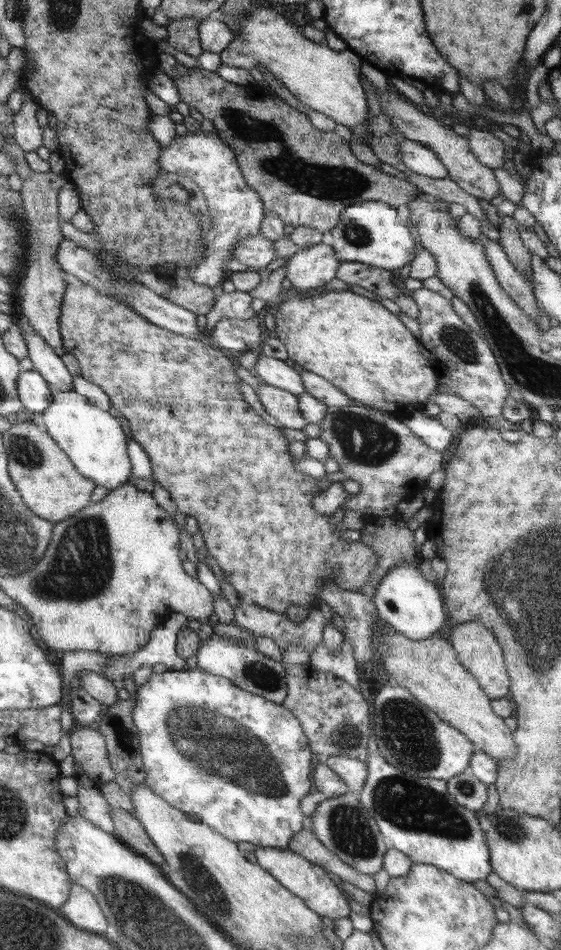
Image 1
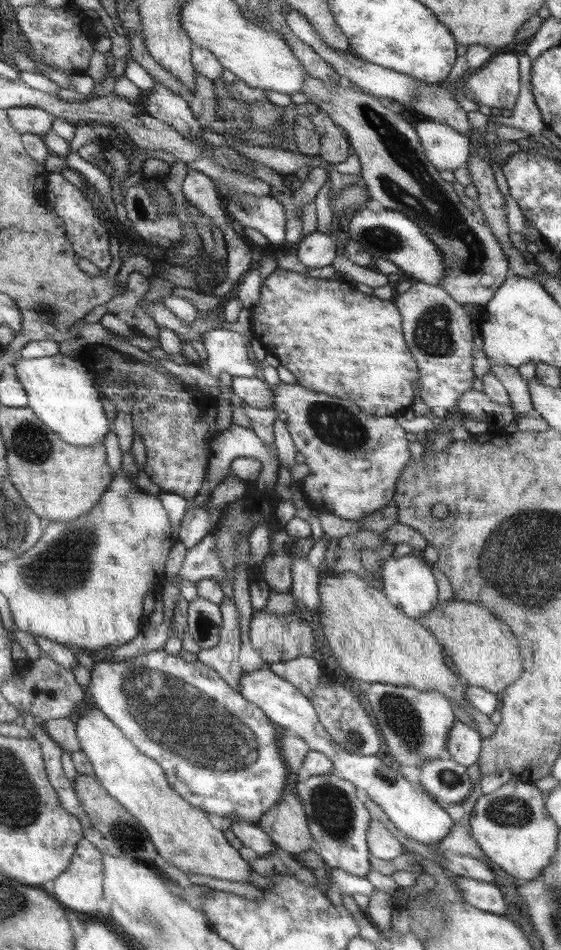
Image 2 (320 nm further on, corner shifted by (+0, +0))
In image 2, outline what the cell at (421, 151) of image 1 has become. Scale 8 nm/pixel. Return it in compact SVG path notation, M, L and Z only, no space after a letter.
M430 120L420 122L416 130L428 162L436 170L453 172L466 165L472 146L469 138L450 126Z

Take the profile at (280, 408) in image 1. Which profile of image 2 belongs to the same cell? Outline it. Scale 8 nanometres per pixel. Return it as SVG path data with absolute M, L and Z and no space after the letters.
M236 376L232 380L232 390L243 400L243 405L252 408L274 408L275 393L271 385L256 377Z

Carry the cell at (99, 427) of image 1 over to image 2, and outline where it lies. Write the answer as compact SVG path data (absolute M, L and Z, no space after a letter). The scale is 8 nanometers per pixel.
M63 350L54 356L43 356L42 358L25 359L19 356L14 365L18 381L27 392L27 407L31 408L40 417L40 420L43 420L44 426L52 429L52 432L57 432L61 439L68 441L68 444L85 447L103 442L110 431L108 418L104 414L100 394L94 388L92 371L79 358Z

